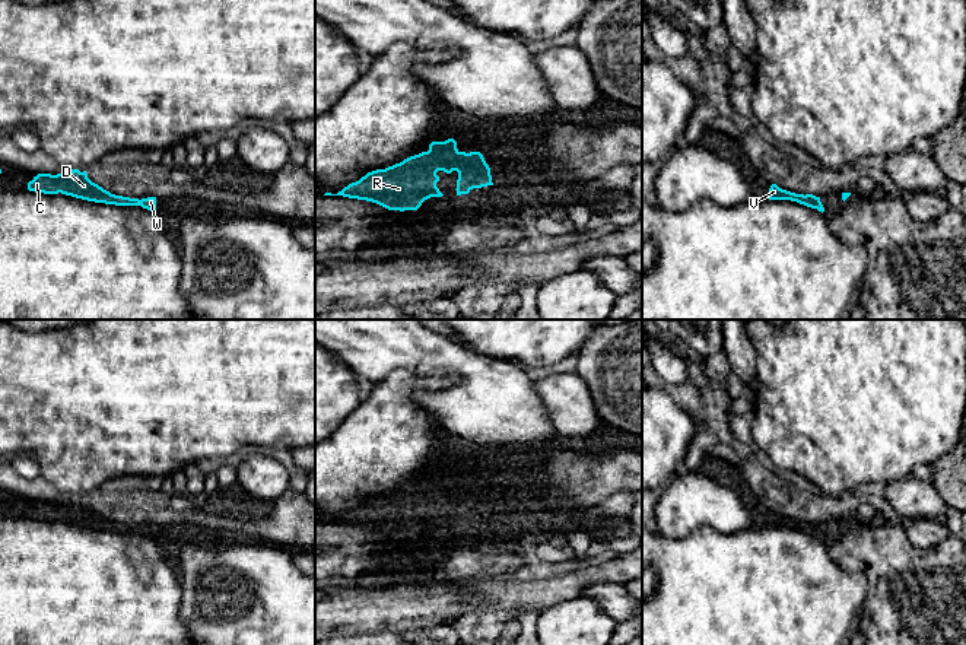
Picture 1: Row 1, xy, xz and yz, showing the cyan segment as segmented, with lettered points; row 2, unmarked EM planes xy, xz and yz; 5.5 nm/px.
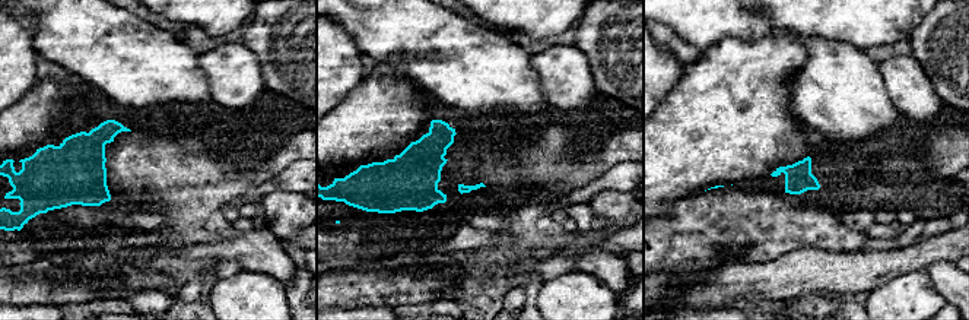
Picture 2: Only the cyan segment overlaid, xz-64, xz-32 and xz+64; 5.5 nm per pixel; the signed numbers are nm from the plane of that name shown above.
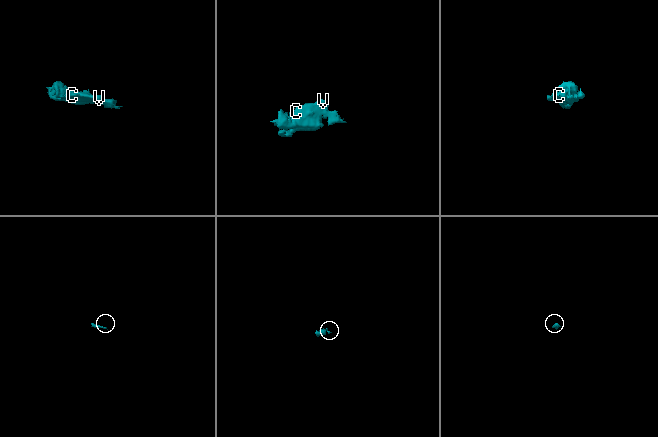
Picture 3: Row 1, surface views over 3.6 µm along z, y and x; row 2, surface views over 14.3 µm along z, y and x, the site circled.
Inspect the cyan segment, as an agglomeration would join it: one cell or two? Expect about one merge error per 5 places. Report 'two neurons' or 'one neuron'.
one neuron

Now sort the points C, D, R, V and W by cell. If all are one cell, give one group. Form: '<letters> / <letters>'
C D R V W

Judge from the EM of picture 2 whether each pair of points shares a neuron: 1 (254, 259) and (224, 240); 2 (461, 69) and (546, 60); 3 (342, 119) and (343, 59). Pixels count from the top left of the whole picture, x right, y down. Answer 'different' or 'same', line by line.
1: same
2: different
3: different

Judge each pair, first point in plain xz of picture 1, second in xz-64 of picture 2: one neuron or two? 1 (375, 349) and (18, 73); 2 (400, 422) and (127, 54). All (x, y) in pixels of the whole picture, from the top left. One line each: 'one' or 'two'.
1: two
2: two

